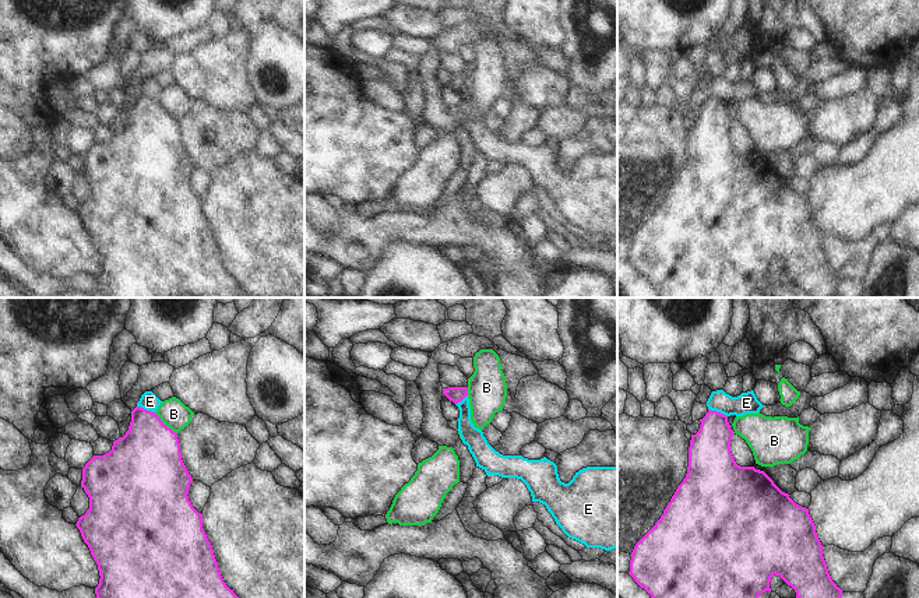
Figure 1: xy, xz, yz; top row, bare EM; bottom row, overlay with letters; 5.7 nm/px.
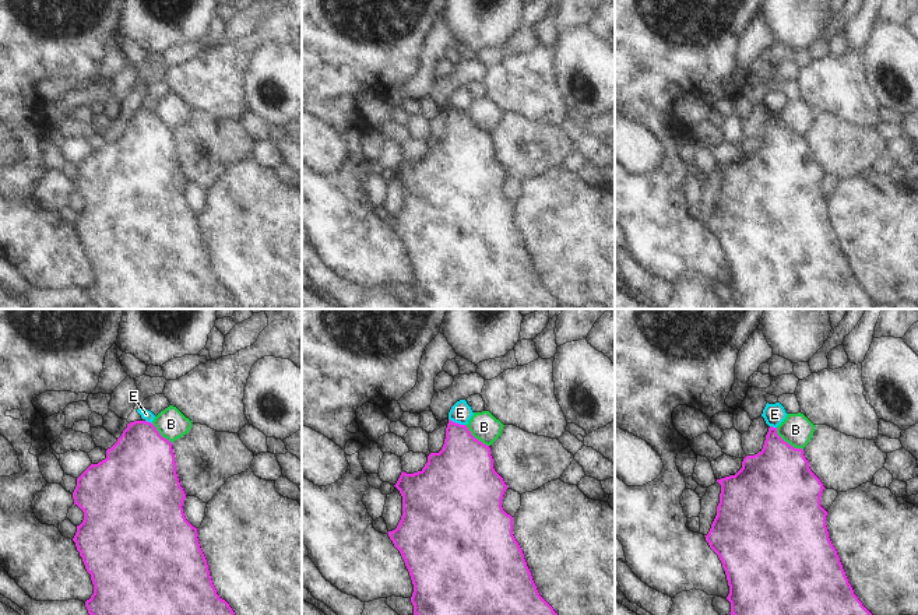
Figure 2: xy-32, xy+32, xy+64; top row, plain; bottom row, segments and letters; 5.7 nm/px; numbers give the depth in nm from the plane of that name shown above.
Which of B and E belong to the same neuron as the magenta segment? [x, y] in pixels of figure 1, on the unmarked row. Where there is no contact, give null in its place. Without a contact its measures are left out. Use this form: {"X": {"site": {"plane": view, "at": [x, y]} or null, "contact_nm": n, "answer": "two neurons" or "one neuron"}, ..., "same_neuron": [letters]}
{"B": {"site": {"plane": "xy", "at": [165, 112]}, "contact_nm": 180, "answer": "two neurons"}, "E": {"site": {"plane": "yz", "at": [718, 99]}, "contact_nm": 120, "answer": "two neurons"}, "same_neuron": []}

